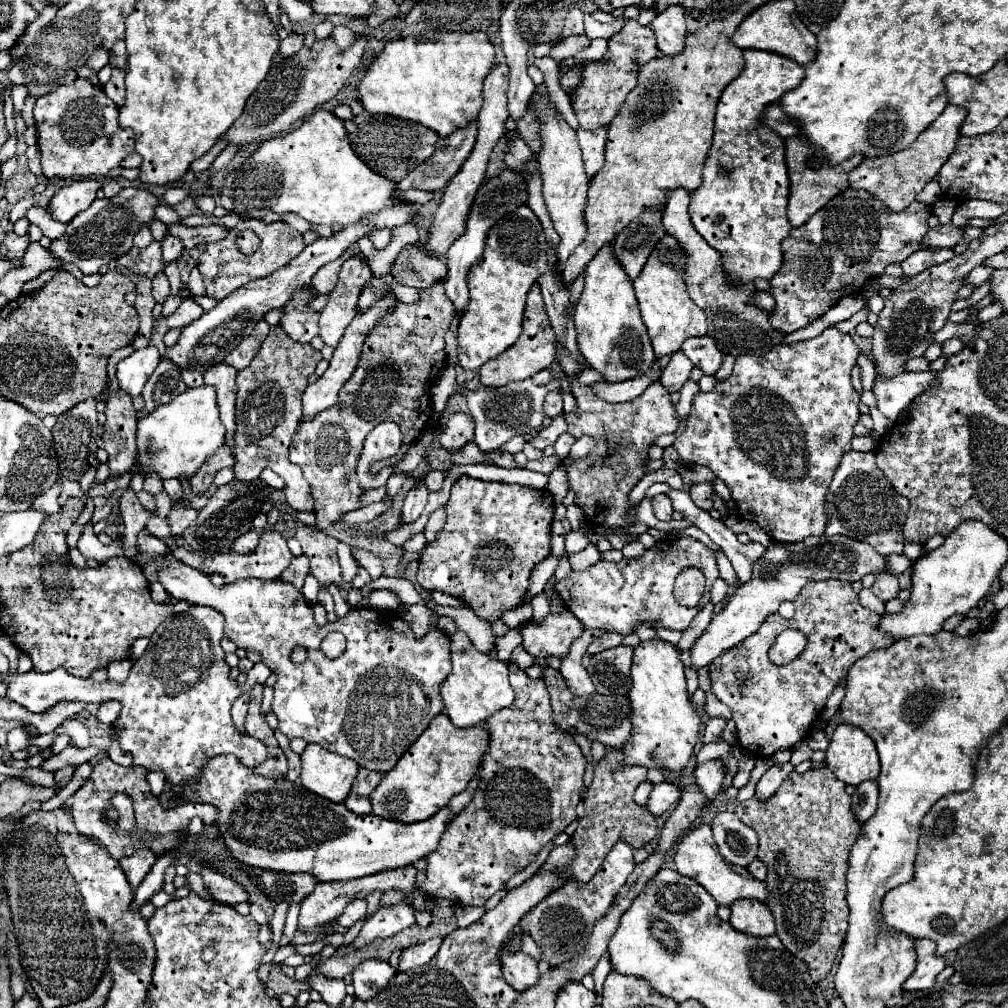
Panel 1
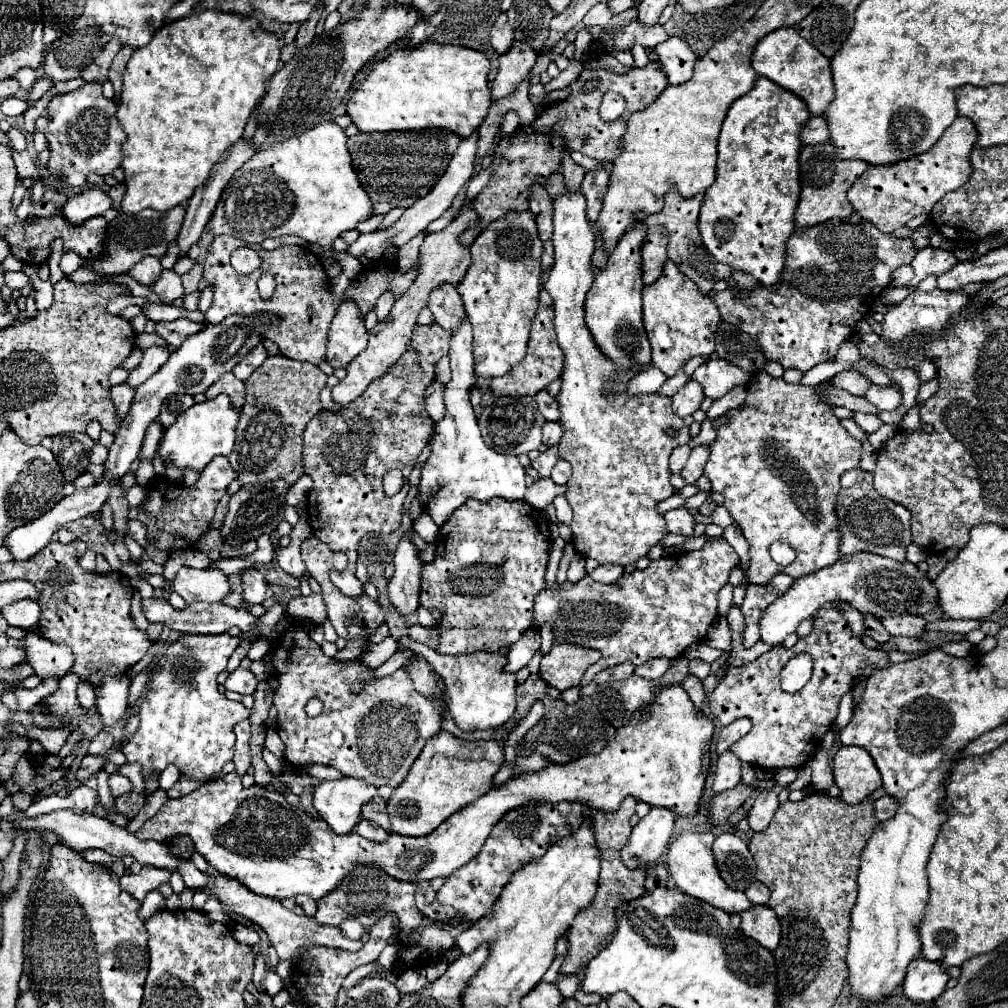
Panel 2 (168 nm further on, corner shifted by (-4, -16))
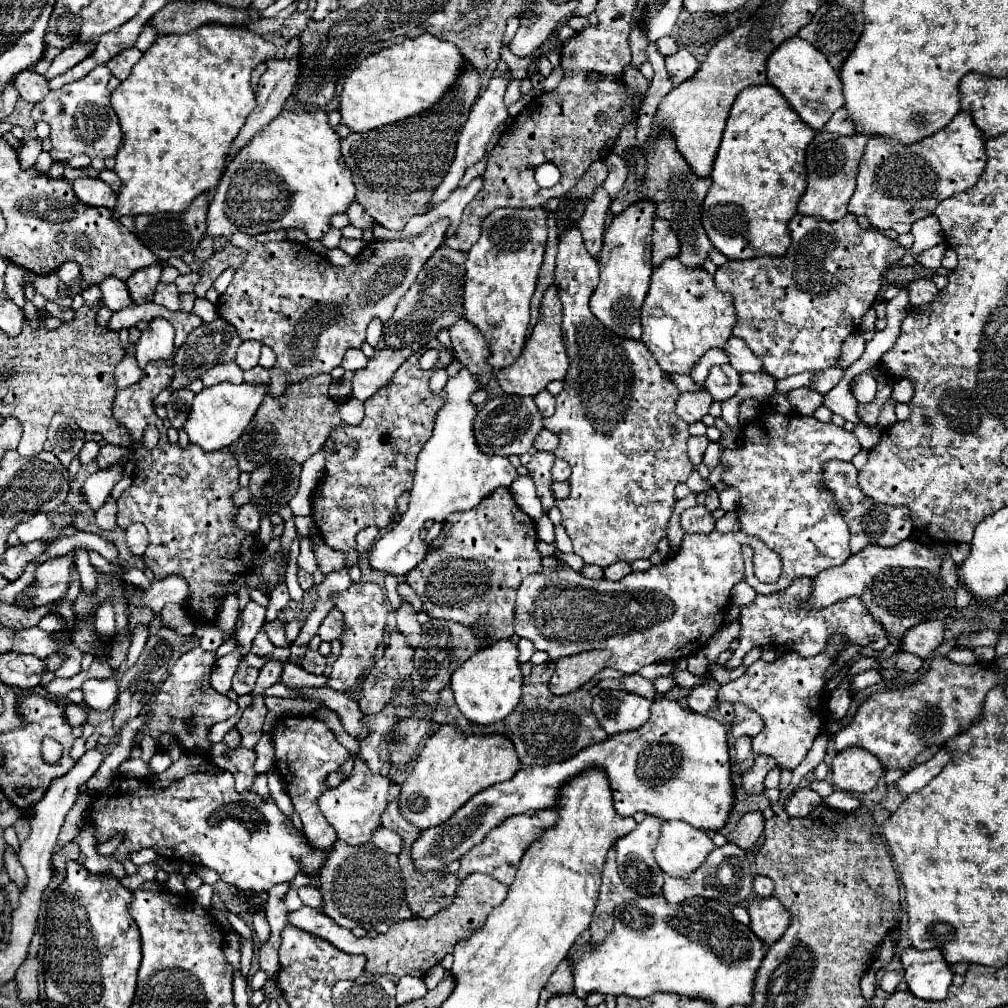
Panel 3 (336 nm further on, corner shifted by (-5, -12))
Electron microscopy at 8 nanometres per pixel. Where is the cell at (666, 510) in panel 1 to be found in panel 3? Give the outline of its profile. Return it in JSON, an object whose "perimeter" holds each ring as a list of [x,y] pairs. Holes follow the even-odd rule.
{"perimeter":[[[698,504],[698,506],[682,512],[680,524],[682,524],[684,532],[688,532],[688,534],[708,534],[714,530],[716,522],[712,518],[712,512],[706,510],[706,506]]]}

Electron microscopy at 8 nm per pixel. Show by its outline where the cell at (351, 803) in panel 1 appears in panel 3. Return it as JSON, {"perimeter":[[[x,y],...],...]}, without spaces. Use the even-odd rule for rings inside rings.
{"perimeter":[[[380,828],[374,836],[372,836],[372,842],[382,848],[384,852],[390,852],[390,854],[400,854],[402,850],[402,838],[394,832],[394,830],[386,830],[386,828]]]}

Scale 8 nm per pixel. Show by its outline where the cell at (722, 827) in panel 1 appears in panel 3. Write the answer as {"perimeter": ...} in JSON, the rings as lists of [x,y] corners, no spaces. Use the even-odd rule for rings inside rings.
{"perimeter":[[[728,842],[720,848],[714,848],[708,858],[704,860],[704,864],[692,872],[688,878],[664,878],[664,886],[662,886],[662,896],[676,904],[682,902],[686,898],[706,898],[706,900],[720,900],[728,906],[738,906],[744,900],[748,900],[750,892],[752,892],[752,880],[754,880],[754,862],[750,860],[750,856],[736,848],[736,844]]]}

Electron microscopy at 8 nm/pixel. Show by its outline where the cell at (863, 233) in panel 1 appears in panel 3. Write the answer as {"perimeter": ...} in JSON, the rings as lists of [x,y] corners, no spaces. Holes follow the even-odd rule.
{"perimeter":[[[796,214],[790,220],[790,234],[792,244],[784,256],[728,260],[724,266],[718,266],[714,274],[716,288],[734,294],[736,328],[732,334],[750,346],[762,360],[764,370],[774,378],[788,378],[800,372],[836,366],[840,346],[848,334],[860,328],[862,316],[870,310],[882,286],[882,274],[906,254],[896,240],[884,236],[880,230],[860,228],[854,214],[846,214],[842,220],[834,222]]]}

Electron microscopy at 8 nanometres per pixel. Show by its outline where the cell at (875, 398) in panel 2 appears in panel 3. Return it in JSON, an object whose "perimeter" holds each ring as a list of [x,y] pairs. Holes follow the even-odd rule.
{"perimeter":[[[864,372],[852,380],[852,394],[858,402],[872,402],[876,396],[876,380]]]}

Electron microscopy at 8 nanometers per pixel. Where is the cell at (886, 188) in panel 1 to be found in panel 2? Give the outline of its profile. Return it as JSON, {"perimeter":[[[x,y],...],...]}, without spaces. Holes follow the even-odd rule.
{"perimeter":[[[957,116],[931,150],[913,156],[911,160],[903,160],[899,164],[891,164],[883,168],[869,166],[863,172],[863,176],[859,176],[855,184],[849,188],[847,192],[849,202],[853,204],[855,212],[867,218],[881,232],[889,234],[897,228],[903,228],[911,218],[925,212],[929,214],[935,202],[943,194],[957,190],[967,182],[971,174],[969,154],[973,150],[975,140],[977,140],[975,124],[965,116]]]}

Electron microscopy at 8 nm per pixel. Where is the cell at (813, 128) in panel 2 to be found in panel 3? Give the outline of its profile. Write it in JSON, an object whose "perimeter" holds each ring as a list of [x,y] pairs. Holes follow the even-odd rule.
{"perimeter":[[[840,108],[840,110],[828,120],[828,124],[824,126],[824,130],[826,130],[826,132],[836,132],[836,134],[842,134],[842,136],[848,136],[848,134],[854,134],[854,132],[856,132],[854,122],[852,122],[848,110],[844,110],[844,108]]]}

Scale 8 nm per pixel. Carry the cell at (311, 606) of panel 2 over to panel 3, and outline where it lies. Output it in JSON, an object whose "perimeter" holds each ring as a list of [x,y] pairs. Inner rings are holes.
{"perimeter":[[[332,608],[332,612],[324,618],[318,636],[324,642],[334,642],[334,640],[342,640],[344,634],[344,616],[338,612],[338,608]]]}

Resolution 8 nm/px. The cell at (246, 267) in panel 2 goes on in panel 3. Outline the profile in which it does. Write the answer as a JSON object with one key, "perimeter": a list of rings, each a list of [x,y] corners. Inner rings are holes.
{"perimeter":[[[226,244],[222,250],[216,250],[204,264],[202,264],[202,276],[200,282],[196,284],[194,294],[198,298],[202,298],[208,288],[212,288],[212,284],[216,282],[216,278],[226,270],[226,268],[238,268],[246,258],[246,250],[234,246],[234,244]]]}

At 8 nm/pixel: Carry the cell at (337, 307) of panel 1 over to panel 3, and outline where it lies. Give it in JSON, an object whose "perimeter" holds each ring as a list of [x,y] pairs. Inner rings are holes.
{"perimeter":[[[350,348],[350,350],[346,352],[346,356],[344,356],[342,368],[344,368],[344,370],[352,370],[352,372],[356,372],[356,370],[364,368],[366,362],[368,362],[368,358],[362,354],[362,350],[352,350],[352,348]]]}

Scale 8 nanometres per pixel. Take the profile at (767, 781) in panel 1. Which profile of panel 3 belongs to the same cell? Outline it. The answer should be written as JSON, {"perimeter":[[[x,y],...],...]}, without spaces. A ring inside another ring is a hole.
{"perimeter":[[[750,812],[750,814],[742,816],[736,830],[728,834],[728,840],[738,844],[744,852],[750,852],[750,850],[756,848],[756,842],[760,840],[762,830],[764,830],[762,814],[760,812]]]}

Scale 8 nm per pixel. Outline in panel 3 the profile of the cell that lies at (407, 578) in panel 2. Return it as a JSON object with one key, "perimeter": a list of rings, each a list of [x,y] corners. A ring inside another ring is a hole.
{"perimeter":[[[402,602],[402,606],[396,610],[396,622],[398,622],[398,630],[404,634],[406,644],[410,648],[418,648],[420,646],[420,624],[416,620],[416,610]]]}

